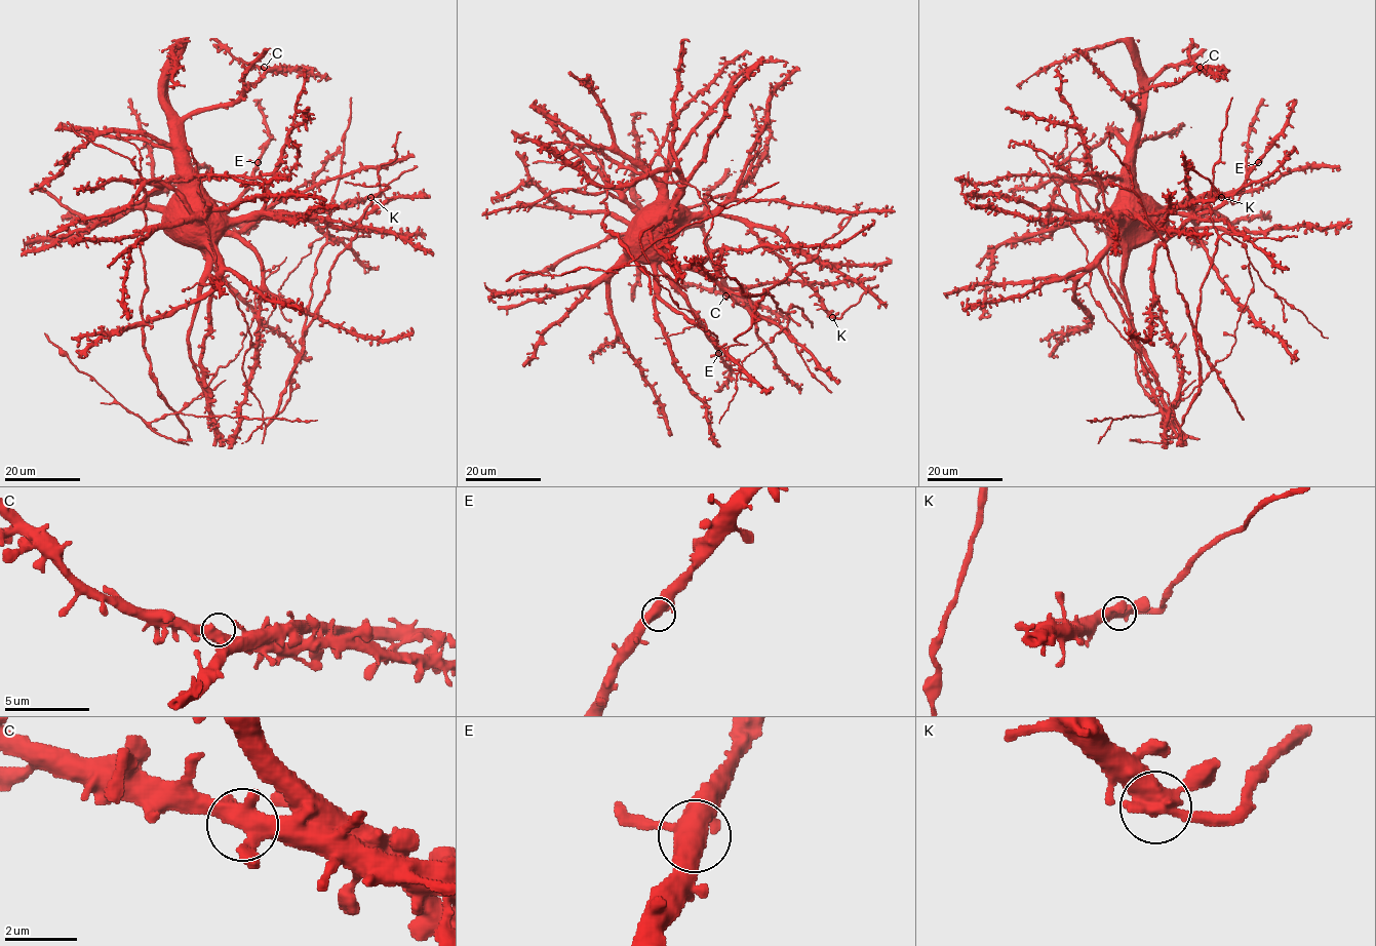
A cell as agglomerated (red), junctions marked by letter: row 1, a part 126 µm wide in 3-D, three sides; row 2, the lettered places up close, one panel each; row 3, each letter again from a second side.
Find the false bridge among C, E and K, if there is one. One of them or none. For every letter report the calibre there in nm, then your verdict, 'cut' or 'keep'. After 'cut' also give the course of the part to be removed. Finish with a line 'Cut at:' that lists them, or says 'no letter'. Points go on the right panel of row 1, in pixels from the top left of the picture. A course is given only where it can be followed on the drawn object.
C: 440 nm thick; keep
E: 460 nm thick; keep
K: 440 nm thick; cut; foreign part runs (1221, 196), (1192, 165)
Cut at: K

